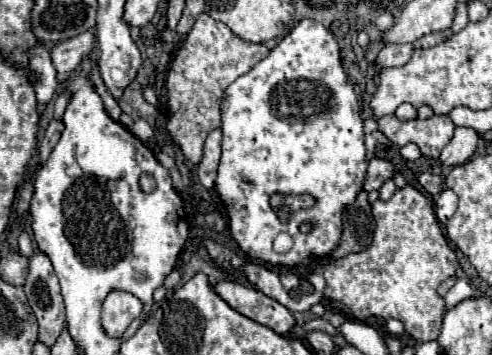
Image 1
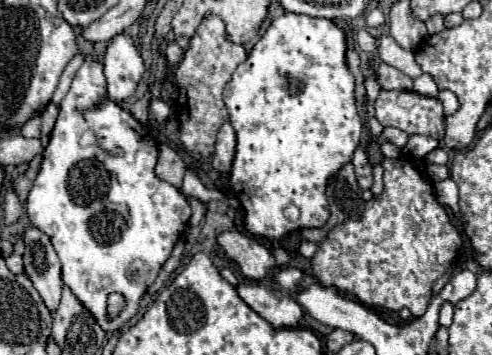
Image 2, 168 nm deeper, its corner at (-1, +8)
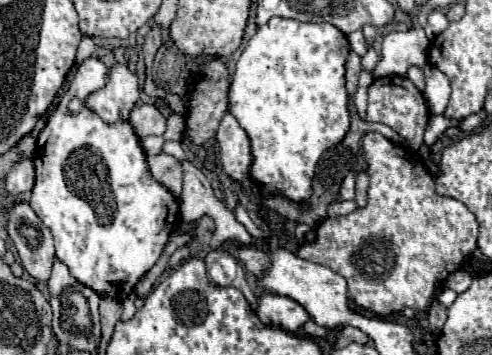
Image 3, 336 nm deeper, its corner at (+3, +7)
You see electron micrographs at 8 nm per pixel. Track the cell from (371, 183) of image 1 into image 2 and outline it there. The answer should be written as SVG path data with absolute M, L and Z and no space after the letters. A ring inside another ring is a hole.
M358 148L358 150L354 152L352 164L354 164L354 170L356 170L358 186L360 186L362 190L372 188L372 182L374 182L374 180L372 180L372 164L368 162L368 156L366 156L366 150L364 150L364 148Z

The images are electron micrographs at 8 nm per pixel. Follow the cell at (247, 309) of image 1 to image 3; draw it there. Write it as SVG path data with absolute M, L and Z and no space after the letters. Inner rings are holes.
M264 293L258 299L256 315L260 317L262 323L284 331L298 331L306 321L312 319L308 311L294 299L272 295L272 293Z

